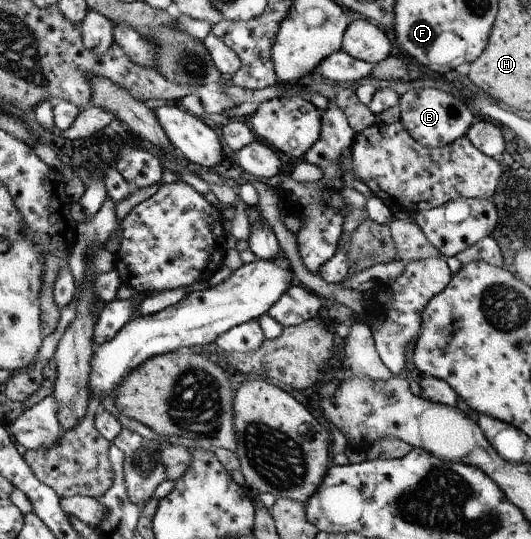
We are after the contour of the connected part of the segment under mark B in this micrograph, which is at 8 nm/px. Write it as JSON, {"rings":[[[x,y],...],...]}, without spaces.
{"rings":[[[436,88],[411,89],[400,96],[399,99],[401,124],[412,136],[412,139],[424,147],[444,147],[454,143],[458,137],[467,135],[470,125],[476,117],[472,107],[462,98],[455,98],[450,92]]]}

